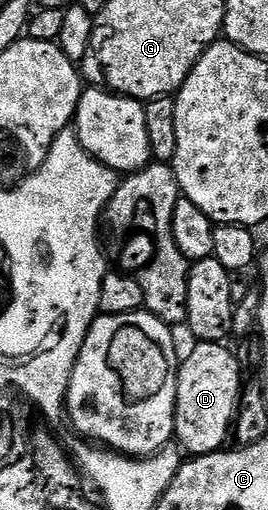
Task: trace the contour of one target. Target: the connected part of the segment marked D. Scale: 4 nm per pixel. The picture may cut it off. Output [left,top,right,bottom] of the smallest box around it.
[174,341,244,457]

